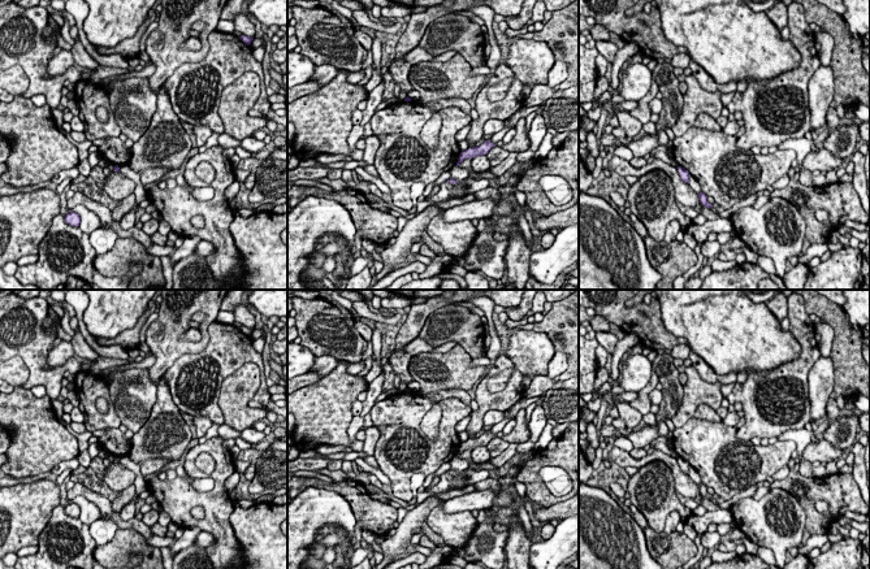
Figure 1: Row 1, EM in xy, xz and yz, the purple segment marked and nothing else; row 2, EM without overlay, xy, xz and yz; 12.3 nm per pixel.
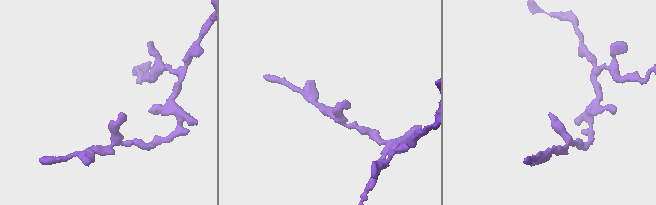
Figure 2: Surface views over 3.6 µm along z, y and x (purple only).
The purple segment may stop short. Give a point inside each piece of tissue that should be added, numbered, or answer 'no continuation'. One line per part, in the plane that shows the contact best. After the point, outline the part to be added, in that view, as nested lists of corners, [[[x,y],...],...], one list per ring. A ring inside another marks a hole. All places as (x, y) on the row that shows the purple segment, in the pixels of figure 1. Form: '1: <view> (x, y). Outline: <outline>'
no continuation

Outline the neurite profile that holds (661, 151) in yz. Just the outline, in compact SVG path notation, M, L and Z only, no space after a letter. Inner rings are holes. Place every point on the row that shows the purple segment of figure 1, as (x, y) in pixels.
M658 145L657 148L654 148L650 155L653 158L659 158L667 164L670 164L674 168L678 168L678 162L675 161L675 158L670 158L667 156L667 147L666 145Z

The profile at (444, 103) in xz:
M441 99L436 103L421 103L421 104L432 110L440 110L449 107L458 107L467 114L471 114L472 109L468 101L463 99Z

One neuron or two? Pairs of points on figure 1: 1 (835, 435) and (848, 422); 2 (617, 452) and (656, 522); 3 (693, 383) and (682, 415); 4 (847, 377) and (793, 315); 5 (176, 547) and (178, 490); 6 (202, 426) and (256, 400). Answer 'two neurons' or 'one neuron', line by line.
1: one neuron
2: two neurons
3: one neuron
4: two neurons
5: two neurons
6: two neurons

